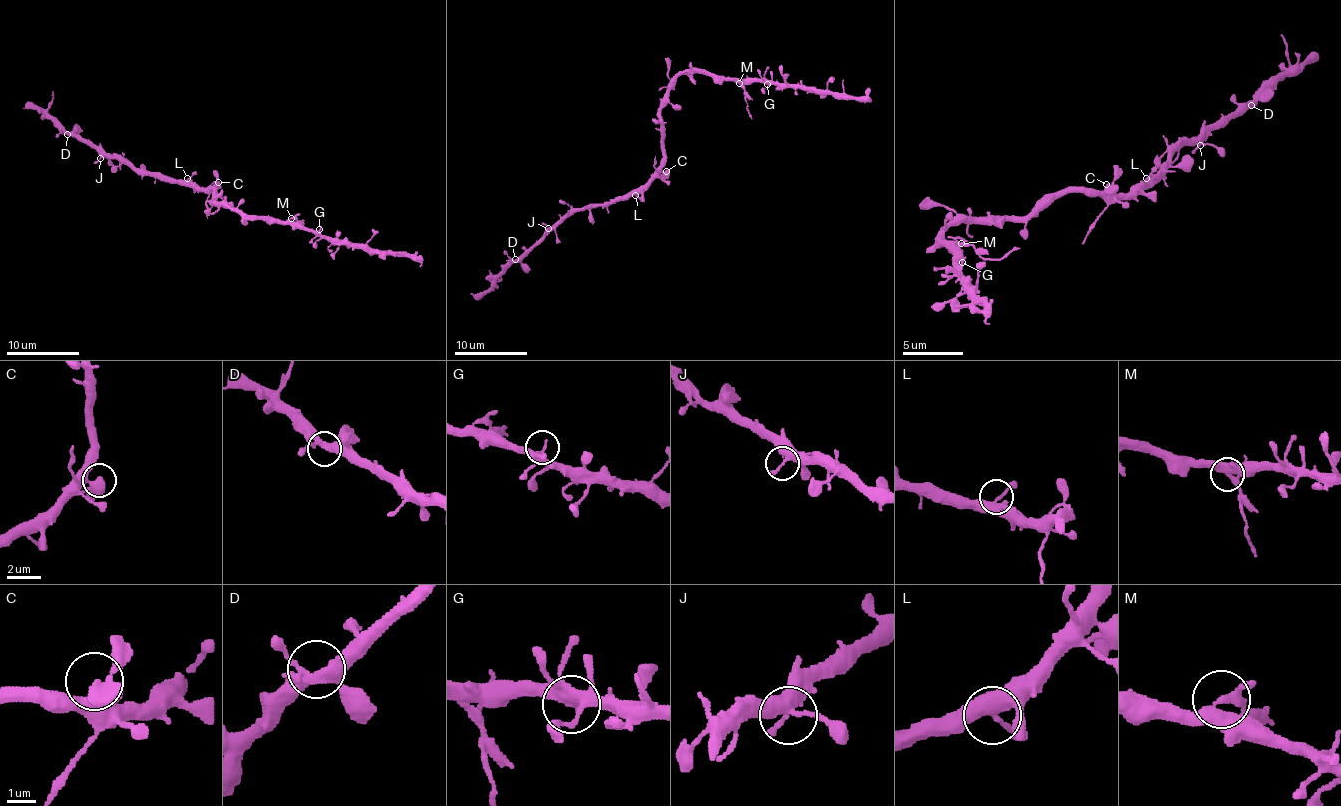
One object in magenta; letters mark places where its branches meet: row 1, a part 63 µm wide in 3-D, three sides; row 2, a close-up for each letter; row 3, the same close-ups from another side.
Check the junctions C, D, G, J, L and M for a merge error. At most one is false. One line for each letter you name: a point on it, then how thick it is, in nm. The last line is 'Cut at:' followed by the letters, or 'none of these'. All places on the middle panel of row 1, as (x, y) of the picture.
M: at (739, 83); 300 nm thick
Cut at: M

